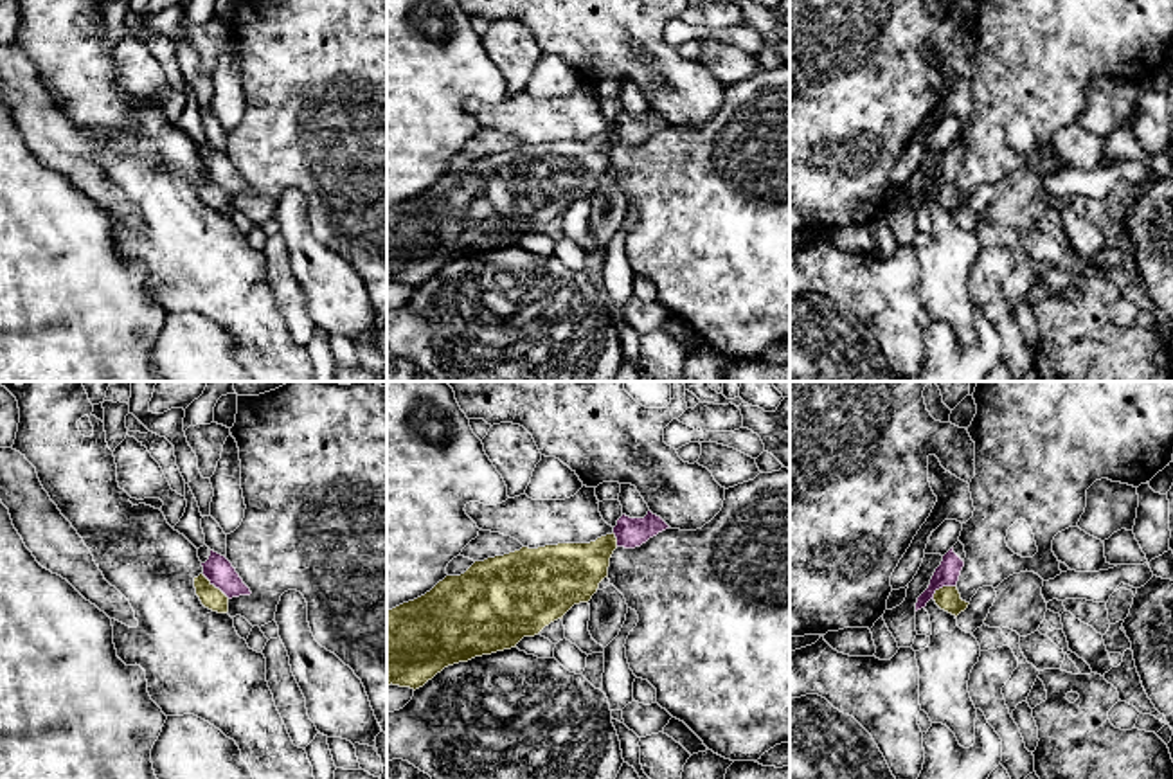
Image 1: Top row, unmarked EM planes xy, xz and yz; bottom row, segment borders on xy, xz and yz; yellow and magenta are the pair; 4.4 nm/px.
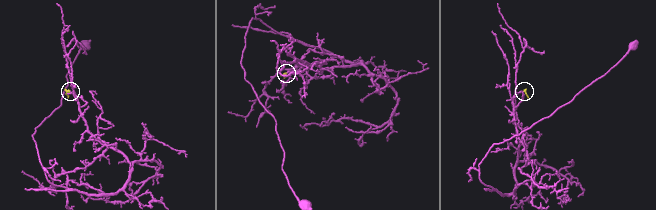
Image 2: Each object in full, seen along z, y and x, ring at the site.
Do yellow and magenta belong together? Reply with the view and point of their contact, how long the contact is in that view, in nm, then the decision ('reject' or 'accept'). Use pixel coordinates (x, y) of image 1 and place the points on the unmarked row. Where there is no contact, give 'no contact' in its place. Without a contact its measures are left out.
meets yellow in xy at (214, 184); contact 170 nm long; accept

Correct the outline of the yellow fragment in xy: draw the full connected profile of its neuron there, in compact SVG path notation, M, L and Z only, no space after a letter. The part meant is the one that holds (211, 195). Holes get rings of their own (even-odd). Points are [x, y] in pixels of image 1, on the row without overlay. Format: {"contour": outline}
{"contour": "M210 148L209 157L201 164L203 169L194 175L194 185L205 205L227 210L232 194L252 191L225 153Z"}

